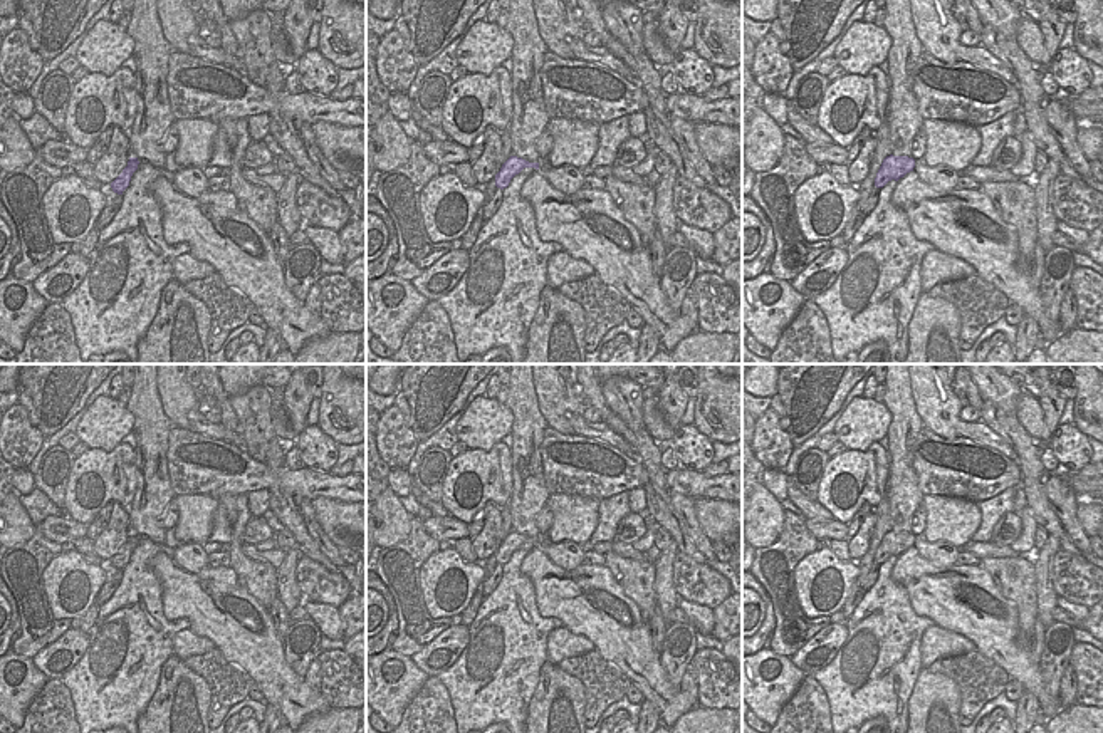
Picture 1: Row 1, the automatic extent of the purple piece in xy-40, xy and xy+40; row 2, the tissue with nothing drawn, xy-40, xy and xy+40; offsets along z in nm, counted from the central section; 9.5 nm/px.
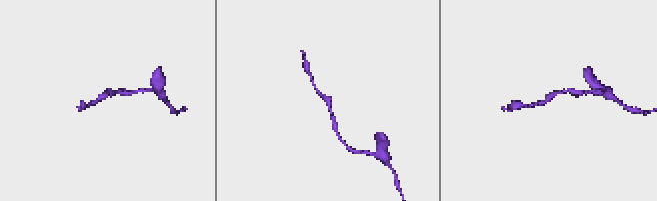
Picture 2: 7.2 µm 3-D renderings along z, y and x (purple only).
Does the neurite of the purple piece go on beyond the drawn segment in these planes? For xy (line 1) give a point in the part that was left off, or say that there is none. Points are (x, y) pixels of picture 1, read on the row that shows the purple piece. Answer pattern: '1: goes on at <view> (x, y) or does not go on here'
1: does not go on here

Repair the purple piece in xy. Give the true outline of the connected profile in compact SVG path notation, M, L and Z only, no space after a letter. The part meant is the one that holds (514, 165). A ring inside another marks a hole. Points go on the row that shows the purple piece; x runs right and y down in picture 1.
M510 156L495 174L495 186L504 190L509 186L510 179L519 174L524 168L539 169L539 163L529 163L522 158Z

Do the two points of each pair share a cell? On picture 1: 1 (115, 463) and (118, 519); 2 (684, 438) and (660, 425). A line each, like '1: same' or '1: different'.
1: different
2: different

